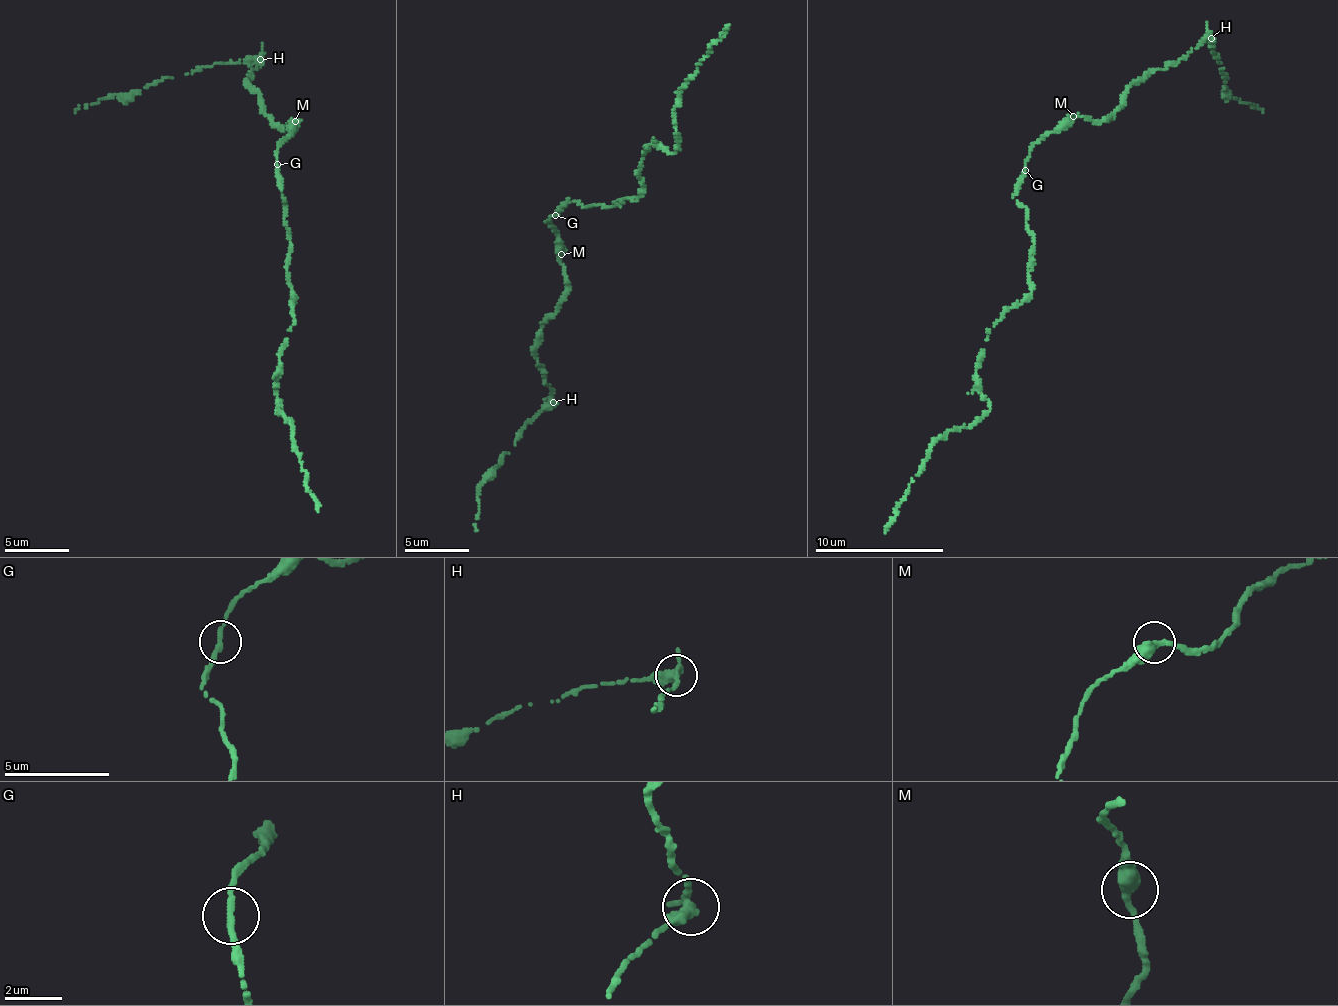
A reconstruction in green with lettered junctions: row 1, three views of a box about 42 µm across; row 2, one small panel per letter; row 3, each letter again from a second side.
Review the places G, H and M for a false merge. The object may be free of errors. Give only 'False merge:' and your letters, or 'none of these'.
False merge: H

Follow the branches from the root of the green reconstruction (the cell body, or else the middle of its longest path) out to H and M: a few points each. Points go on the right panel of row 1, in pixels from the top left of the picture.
H: (1025, 170), (1033, 146), (1055, 129), (1078, 116), (1099, 121), (1111, 119), (1133, 83), (1144, 81), (1210, 38)
M: (1025, 170), (1025, 160), (1033, 146), (1073, 116)

